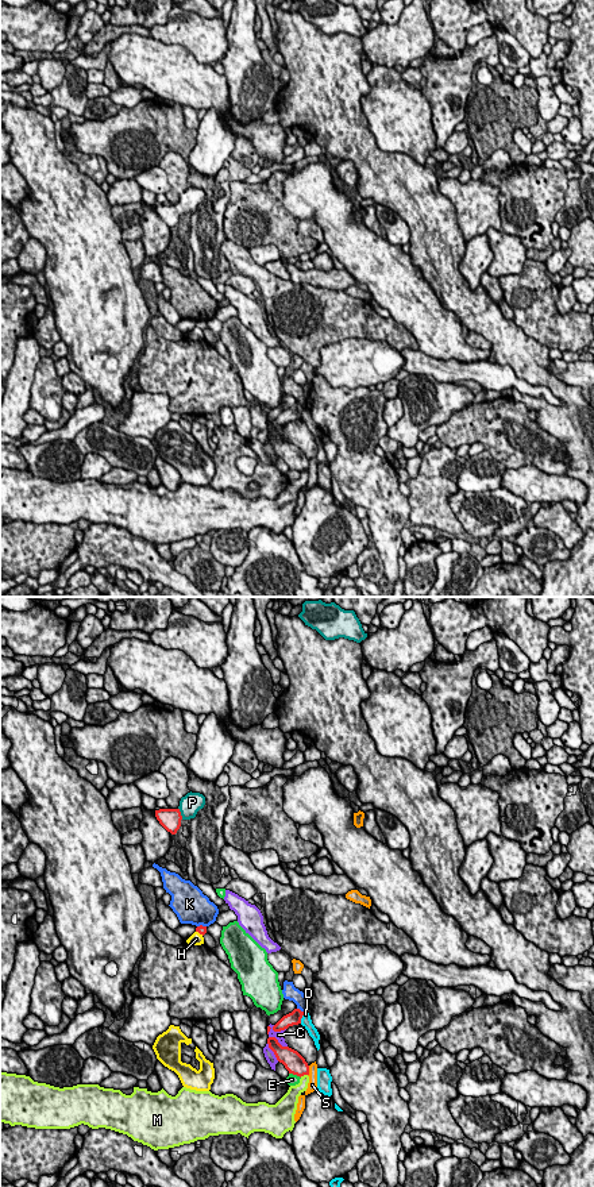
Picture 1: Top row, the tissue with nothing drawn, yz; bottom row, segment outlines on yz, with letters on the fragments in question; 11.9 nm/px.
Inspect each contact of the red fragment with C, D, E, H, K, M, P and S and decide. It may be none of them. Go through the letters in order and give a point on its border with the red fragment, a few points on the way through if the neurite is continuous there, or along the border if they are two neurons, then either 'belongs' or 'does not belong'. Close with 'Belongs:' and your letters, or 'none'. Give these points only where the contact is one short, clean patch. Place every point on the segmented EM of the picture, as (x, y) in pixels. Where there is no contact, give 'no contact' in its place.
C: yz (276, 1031) | does not belong
D: yz (301, 1017) | does not belong
E: yz (294, 1074) | does not belong
H: yz (200, 933) | does not belong
K: yz (300, 1010) | does not belong
M: yz (303, 1075) | does not belong
P: yz (180, 813) | across yz (170, 819), (180, 813), (192, 802) | belongs
S: yz (308, 1071) | does not belong
Belongs: P

